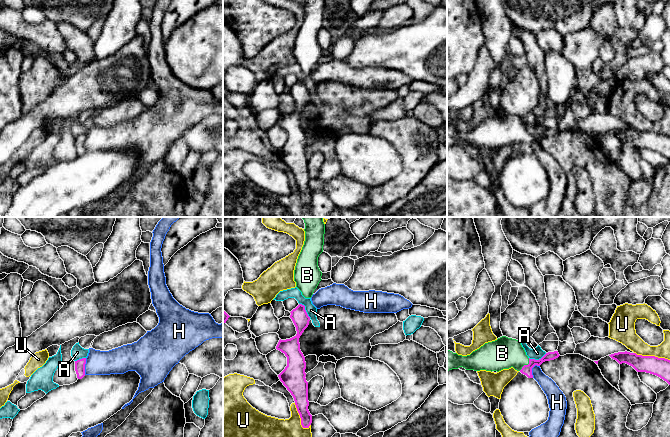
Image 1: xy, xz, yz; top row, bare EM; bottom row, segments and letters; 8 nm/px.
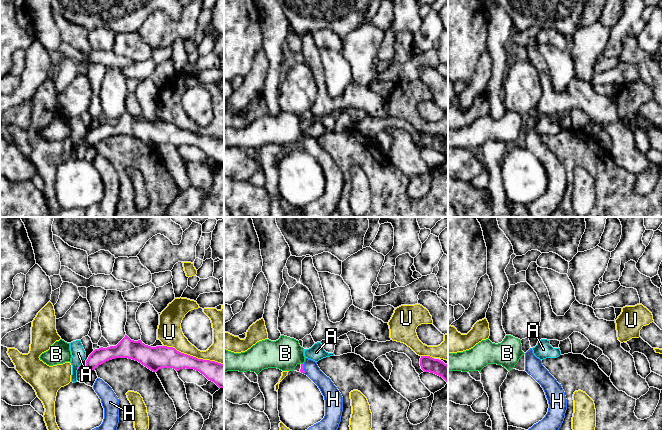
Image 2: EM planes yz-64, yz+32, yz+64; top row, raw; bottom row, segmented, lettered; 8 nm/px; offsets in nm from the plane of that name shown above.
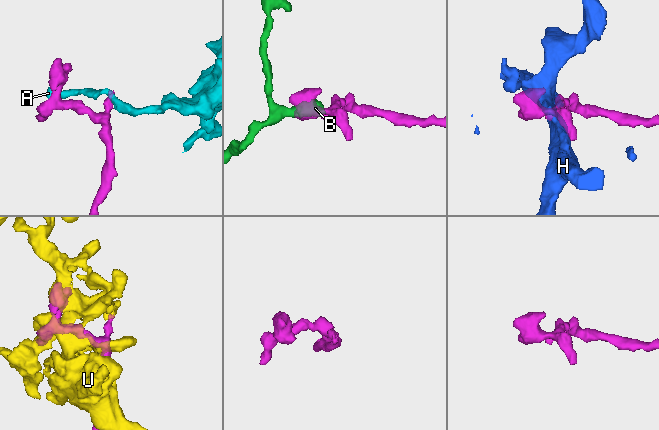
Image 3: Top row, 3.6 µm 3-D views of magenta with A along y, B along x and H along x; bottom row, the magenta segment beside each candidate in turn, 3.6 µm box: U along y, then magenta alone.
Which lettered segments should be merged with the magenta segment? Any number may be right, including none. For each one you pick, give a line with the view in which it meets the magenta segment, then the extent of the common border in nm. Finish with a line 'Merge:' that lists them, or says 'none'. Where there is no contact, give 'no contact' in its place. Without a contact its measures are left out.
B: contact in yz; length 130 nm
Merge: B

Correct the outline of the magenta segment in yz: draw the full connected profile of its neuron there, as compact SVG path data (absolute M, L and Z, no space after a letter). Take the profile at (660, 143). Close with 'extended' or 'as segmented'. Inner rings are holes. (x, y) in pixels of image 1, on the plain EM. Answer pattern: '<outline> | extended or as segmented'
M618 128L609 131L619 140L626 139L637 148L646 148L656 151L670 161L670 136L655 132L642 132L630 128Z | as segmented

